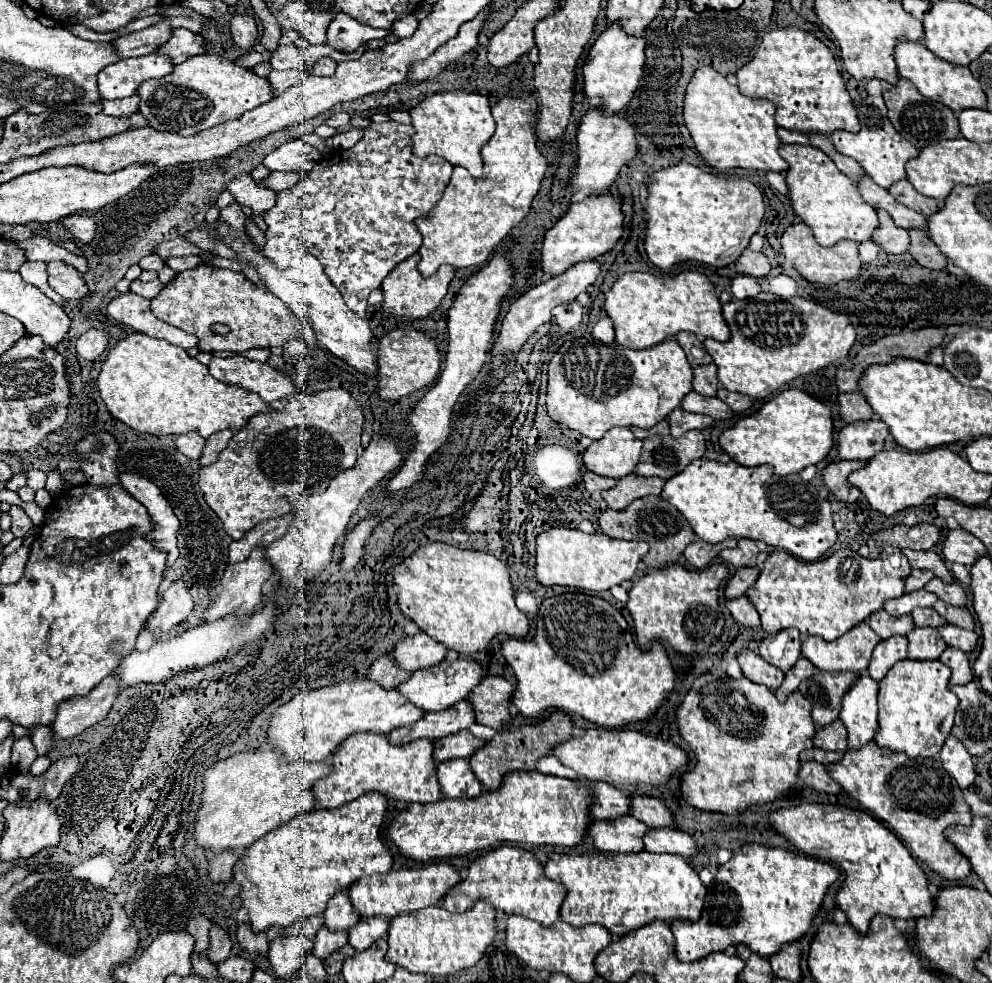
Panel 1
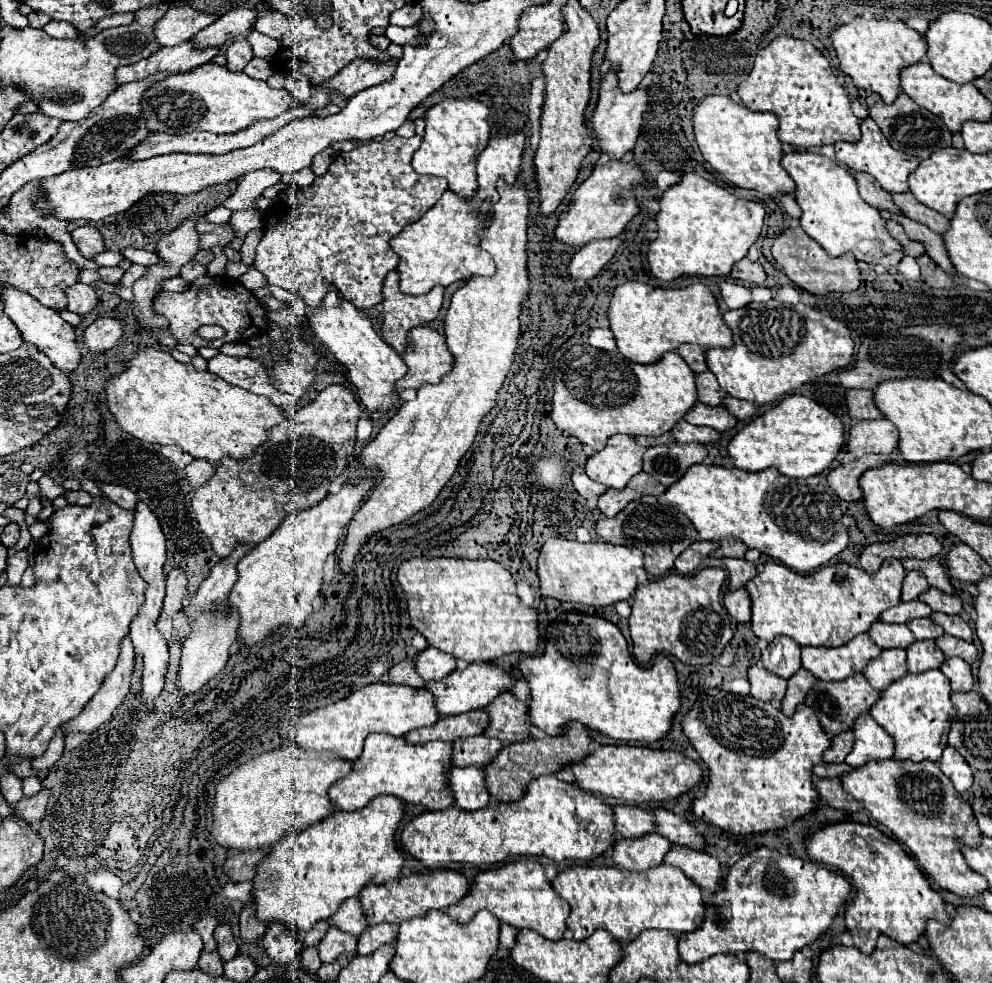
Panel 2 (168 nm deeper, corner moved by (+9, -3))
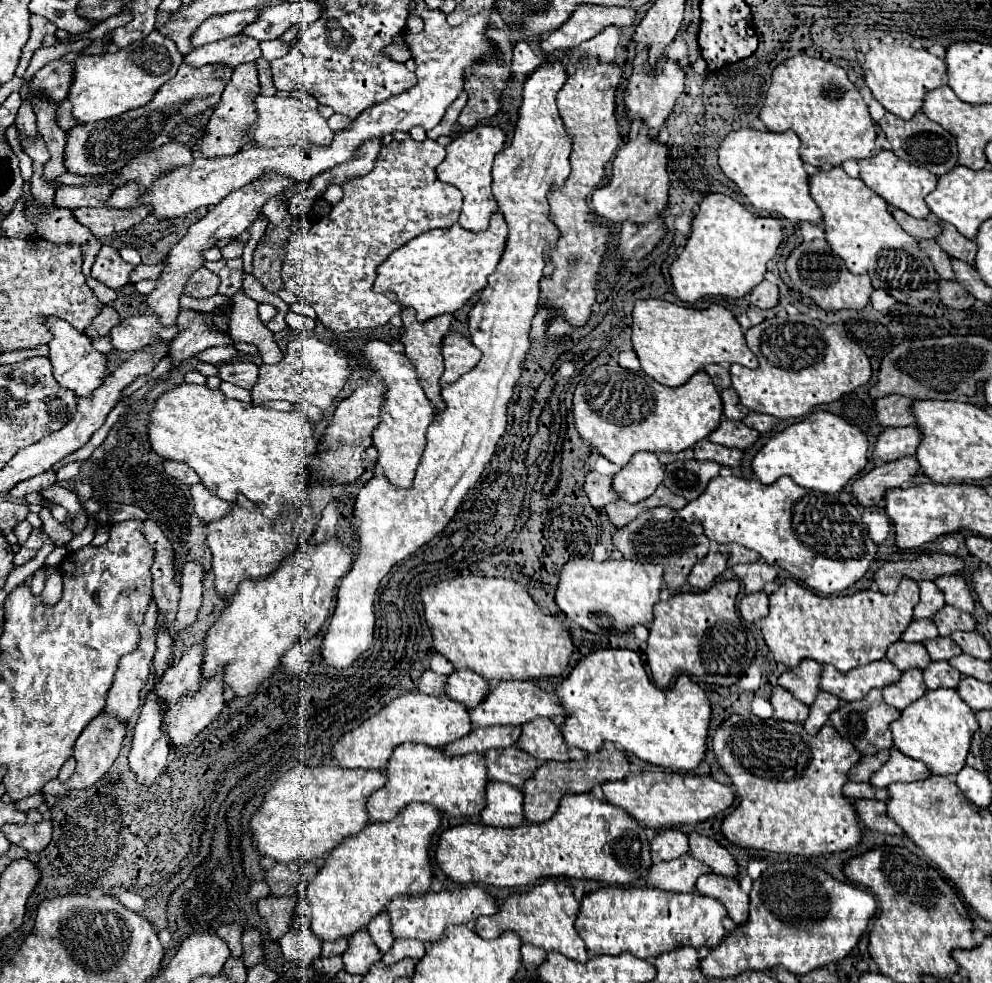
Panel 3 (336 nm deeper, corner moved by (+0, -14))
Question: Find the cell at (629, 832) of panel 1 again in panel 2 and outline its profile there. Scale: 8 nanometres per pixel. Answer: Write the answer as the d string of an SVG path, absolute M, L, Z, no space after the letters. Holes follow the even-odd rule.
M660 834L646 836L642 840L626 840L622 836L616 838L612 848L612 858L618 866L634 872L644 872L648 868L660 866L664 856L670 852L672 842Z

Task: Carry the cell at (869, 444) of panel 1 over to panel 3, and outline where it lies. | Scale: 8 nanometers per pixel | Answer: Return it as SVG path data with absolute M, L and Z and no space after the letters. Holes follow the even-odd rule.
M889 427L877 437L873 457L887 463L899 457L915 455L919 441L921 433L915 431L915 427Z

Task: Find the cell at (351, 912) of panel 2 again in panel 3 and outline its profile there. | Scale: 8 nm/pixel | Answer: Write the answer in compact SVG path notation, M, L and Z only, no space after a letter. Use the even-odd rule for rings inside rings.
M381 911L379 915L375 915L375 919L371 919L371 923L367 925L367 931L373 939L373 943L379 947L381 953L389 951L391 943L393 943L393 937L391 937L391 931L389 931L389 917L387 917L387 911Z

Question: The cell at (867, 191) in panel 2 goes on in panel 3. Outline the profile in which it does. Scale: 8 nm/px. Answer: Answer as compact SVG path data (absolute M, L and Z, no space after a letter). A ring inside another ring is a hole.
M887 205L887 207L891 211L891 215L893 215L893 219L899 223L899 227L903 231L907 231L915 239L935 239L939 235L939 231L941 231L939 225L937 225L937 219L933 219L933 217L929 217L929 219L915 219L915 217L907 215L901 209L895 209L891 205Z

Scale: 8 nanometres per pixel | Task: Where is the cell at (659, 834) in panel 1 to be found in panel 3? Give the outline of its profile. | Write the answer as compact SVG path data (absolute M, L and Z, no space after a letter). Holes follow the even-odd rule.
M717 873L699 875L695 891L721 901L727 909L727 915L737 925L743 923L749 915L749 895L743 893L743 889L739 887L739 881L733 877L725 877L725 875L721 877Z

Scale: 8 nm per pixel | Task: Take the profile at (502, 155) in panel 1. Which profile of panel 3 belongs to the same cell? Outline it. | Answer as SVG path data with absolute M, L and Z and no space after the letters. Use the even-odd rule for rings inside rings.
M499 211L491 215L489 229L481 233L467 231L459 223L427 231L389 255L389 259L377 269L375 291L397 293L399 305L413 307L419 321L427 321L443 313L455 313L471 295L487 285L487 277L495 271L501 259L505 239L507 223Z

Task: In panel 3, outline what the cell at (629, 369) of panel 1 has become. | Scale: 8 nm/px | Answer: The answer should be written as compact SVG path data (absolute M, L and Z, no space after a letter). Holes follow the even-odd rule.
M599 365L591 371L591 375L577 383L573 395L573 421L577 433L583 441L589 441L591 447L595 447L605 459L619 467L627 465L631 455L637 451L679 453L687 447L693 447L719 425L719 419L723 415L719 391L705 371L697 371L685 385L679 387L665 387L649 375L641 373L643 371L623 371L623 367L619 365Z

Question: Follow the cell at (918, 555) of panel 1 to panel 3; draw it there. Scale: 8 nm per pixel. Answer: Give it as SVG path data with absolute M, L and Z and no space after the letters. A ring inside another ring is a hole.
M945 575L935 579L935 585L943 591L945 595L945 603L953 605L965 613L971 613L975 607L975 599L973 593L969 589L969 585L965 583L965 579L961 575Z

